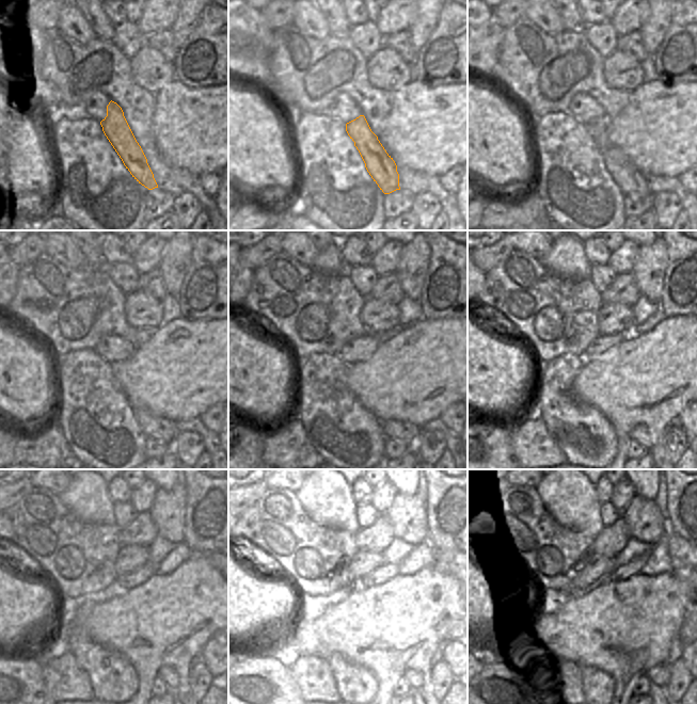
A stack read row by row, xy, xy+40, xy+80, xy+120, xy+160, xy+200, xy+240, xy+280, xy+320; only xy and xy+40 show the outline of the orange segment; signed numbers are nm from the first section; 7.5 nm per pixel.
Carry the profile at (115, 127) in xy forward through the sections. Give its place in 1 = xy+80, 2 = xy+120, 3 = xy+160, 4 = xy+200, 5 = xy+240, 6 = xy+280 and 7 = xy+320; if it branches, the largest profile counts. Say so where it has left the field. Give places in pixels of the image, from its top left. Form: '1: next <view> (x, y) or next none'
1: next xy+80 (631, 181)
2: next xy+120 (164, 430)
3: next xy+160 (408, 433)
4: next xy+200 (646, 436)
5: next xy+240 (167, 673)
6: next xy+280 (414, 677)
7: next xy+320 (659, 675)

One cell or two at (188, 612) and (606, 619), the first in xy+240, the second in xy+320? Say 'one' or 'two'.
one

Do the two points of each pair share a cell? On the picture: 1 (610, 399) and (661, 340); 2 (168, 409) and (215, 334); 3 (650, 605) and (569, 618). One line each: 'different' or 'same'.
1: same
2: same
3: same

